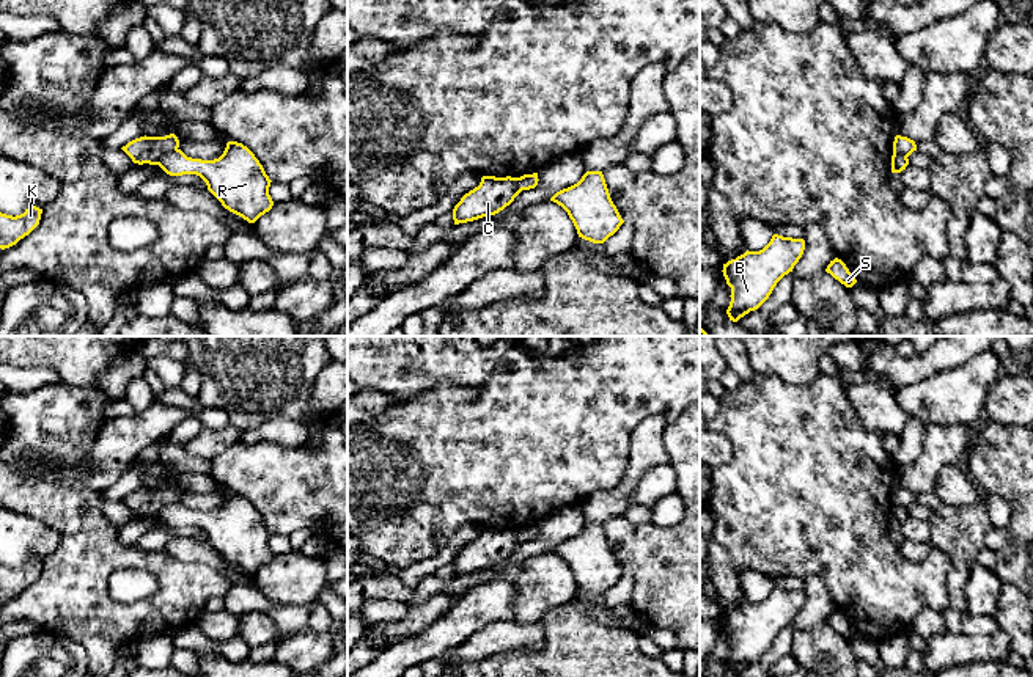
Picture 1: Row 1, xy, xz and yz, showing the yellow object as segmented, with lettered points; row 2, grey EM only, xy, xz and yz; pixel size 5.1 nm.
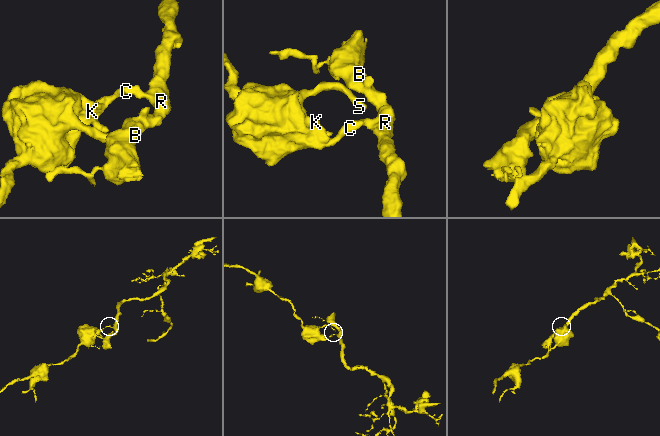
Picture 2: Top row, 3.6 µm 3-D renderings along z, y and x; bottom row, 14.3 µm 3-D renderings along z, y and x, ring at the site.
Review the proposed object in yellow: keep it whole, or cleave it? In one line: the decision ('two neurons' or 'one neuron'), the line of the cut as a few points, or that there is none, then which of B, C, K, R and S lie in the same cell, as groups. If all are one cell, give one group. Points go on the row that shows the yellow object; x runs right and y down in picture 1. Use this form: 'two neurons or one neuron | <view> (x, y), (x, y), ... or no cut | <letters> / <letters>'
two neurons | xy (176, 148), (165, 153), (158, 164) | B R / C K S

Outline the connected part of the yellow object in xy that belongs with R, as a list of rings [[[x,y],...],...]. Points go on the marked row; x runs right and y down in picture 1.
[[[228,141],[223,154],[214,160],[187,157],[181,149],[164,154],[159,167],[170,176],[197,174],[208,190],[222,203],[225,209],[255,223],[261,215],[269,212],[274,201],[269,195],[270,179],[255,154],[237,141]]]

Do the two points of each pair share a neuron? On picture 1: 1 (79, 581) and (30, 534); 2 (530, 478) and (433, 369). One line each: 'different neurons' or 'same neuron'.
1: different neurons
2: different neurons

